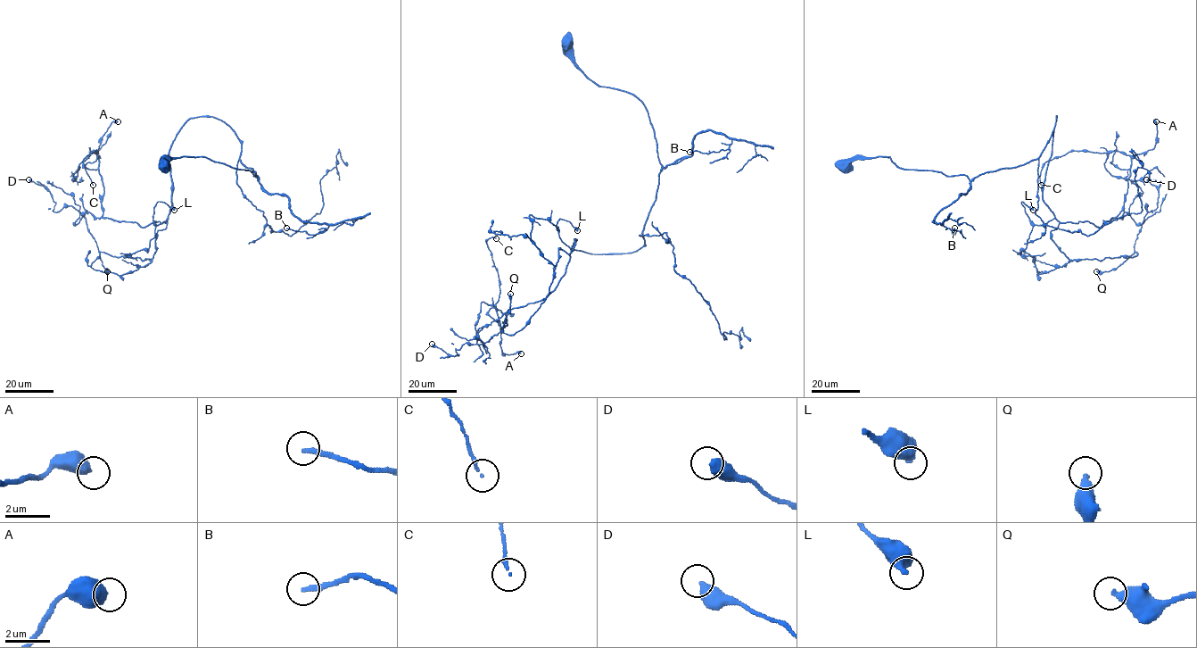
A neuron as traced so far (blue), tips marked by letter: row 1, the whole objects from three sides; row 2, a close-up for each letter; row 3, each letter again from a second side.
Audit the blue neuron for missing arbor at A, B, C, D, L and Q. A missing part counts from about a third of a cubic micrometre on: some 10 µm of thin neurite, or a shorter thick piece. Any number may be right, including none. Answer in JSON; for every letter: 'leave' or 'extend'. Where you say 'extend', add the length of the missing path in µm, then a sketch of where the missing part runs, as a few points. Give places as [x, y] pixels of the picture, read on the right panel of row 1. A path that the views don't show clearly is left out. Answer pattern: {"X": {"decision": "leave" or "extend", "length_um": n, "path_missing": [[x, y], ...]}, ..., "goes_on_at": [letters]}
{"A": {"decision": "leave"}, "B": {"decision": "leave"}, "C": {"decision": "leave"}, "D": {"decision": "leave"}, "L": {"decision": "extend", "length_um": 20, "path_missing": [[1033, 210], [1036, 228], [1046, 242]]}, "Q": {"decision": "leave"}, "goes_on_at": ["L"]}

